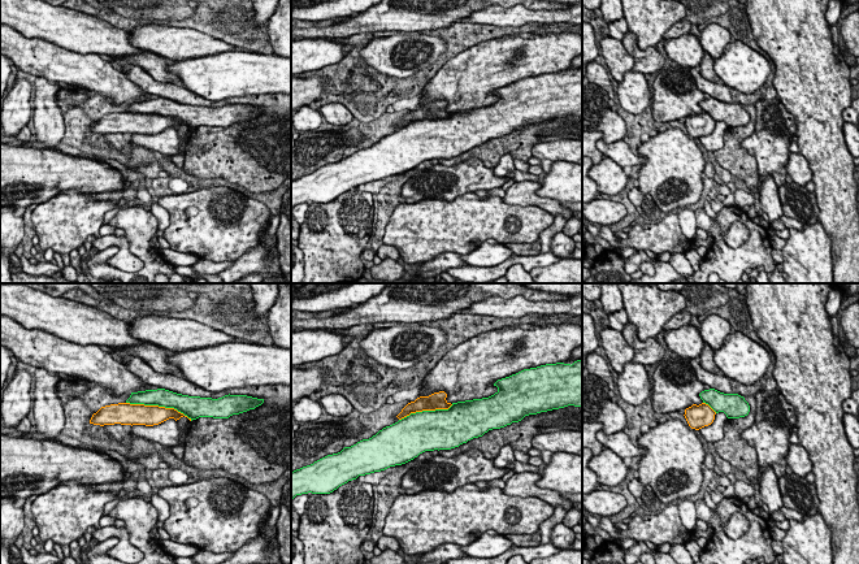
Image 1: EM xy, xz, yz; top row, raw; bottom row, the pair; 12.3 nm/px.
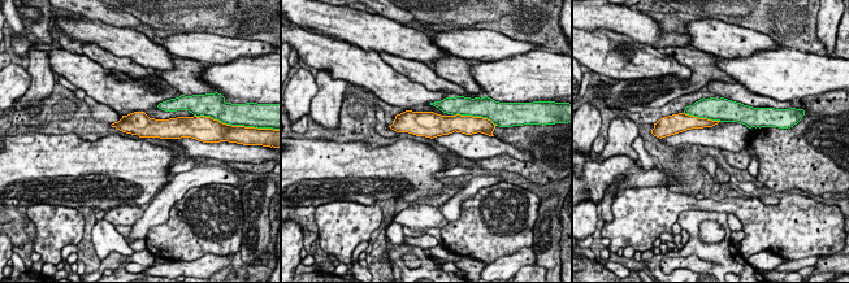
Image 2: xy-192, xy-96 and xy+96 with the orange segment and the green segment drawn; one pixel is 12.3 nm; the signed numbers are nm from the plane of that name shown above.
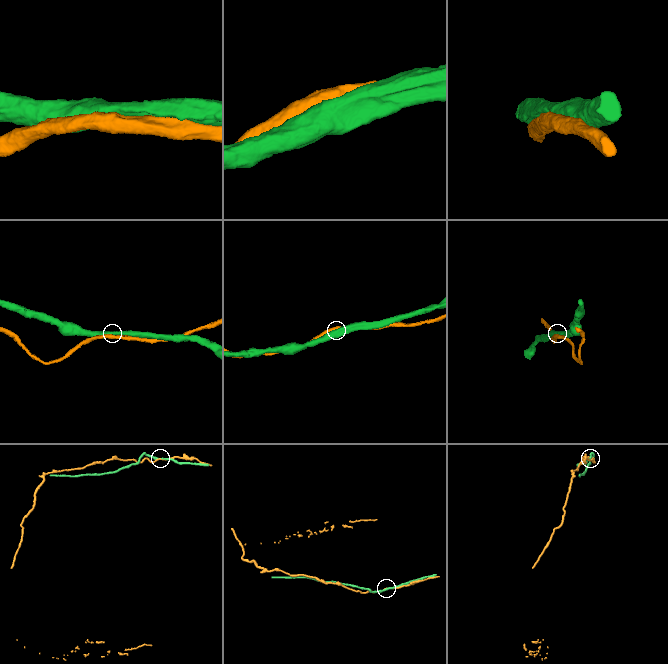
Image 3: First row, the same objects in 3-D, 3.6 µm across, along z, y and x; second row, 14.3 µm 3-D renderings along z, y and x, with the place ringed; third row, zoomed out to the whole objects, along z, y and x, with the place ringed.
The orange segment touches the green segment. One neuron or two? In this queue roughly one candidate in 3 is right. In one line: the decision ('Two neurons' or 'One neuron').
Two neurons

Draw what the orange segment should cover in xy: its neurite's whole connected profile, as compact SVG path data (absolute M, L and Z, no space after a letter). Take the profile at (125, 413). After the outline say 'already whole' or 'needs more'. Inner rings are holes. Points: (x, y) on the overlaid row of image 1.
M118 403L101 407L92 415L90 424L94 425L159 425L169 418L175 421L185 415L174 408L165 408L159 405Z; already whole

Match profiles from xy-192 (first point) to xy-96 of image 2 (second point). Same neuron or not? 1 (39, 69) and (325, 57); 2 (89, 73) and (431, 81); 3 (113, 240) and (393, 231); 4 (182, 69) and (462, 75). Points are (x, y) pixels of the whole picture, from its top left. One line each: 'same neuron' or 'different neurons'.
1: different neurons
2: different neurons
3: same neuron
4: same neuron

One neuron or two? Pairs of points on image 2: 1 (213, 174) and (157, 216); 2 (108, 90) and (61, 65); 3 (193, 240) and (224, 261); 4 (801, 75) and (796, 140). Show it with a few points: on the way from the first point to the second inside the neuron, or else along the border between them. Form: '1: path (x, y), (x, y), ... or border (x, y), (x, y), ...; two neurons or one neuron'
1: path (198, 175), (185, 181), (165, 200); one neuron
2: path (96, 82), (73, 66); one neuron
3: border (233, 255), (204, 253), (196, 258), (182, 261); two neurons
4: border (831, 91), (808, 95), (801, 99); two neurons

